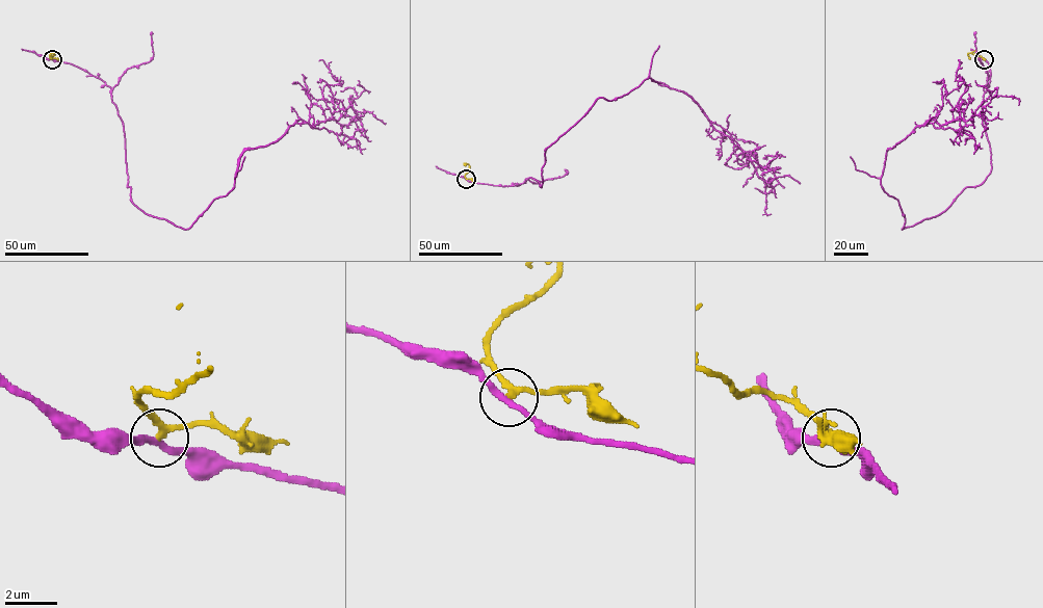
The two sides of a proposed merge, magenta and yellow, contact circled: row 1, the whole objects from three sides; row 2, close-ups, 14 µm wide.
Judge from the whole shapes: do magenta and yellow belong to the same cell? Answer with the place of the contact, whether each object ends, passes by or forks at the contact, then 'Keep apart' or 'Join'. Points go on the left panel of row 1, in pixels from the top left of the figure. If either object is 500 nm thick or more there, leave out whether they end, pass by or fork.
Place: (52, 59). At the ring magenta passes by. At the ring yellow passes by. Keep apart

